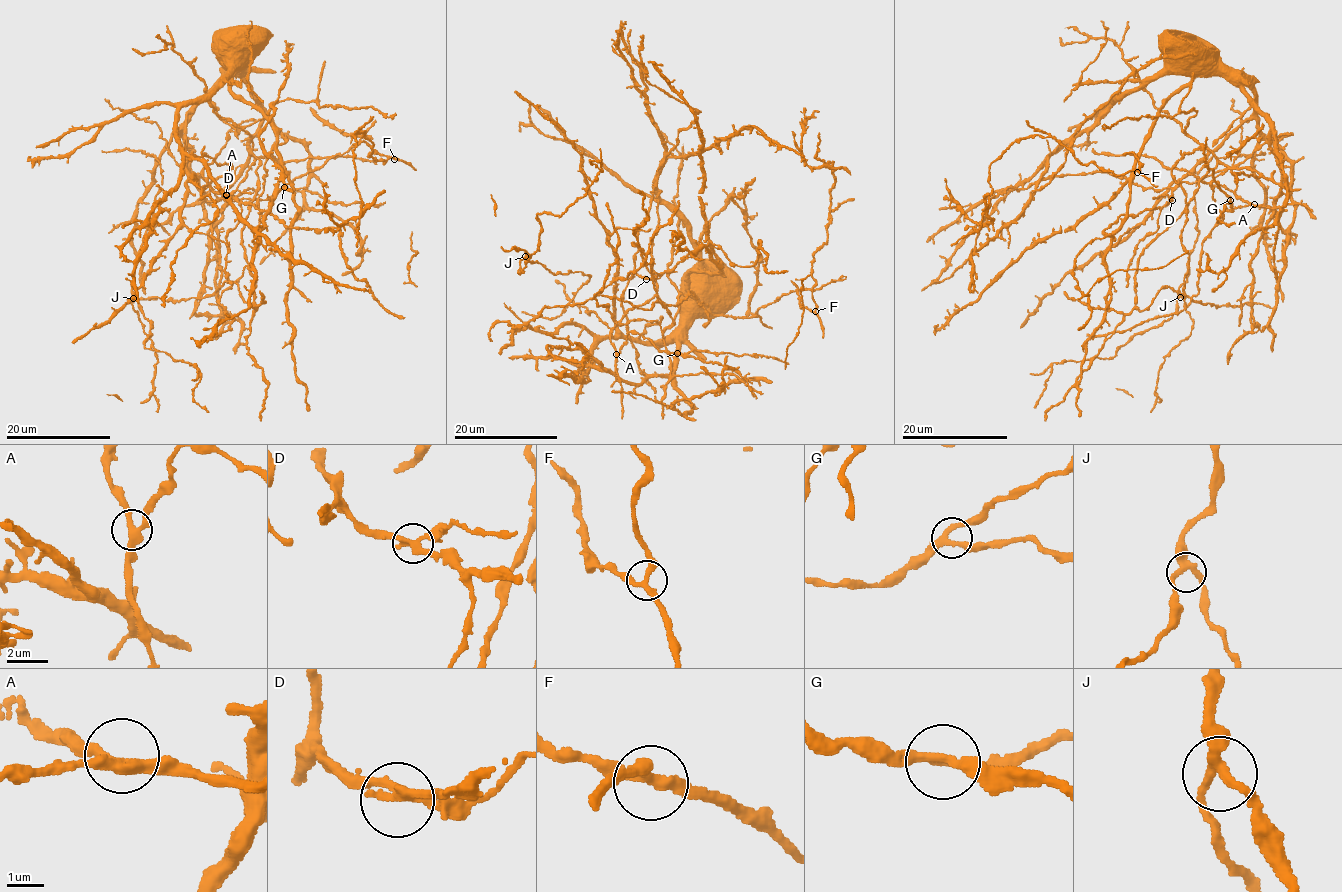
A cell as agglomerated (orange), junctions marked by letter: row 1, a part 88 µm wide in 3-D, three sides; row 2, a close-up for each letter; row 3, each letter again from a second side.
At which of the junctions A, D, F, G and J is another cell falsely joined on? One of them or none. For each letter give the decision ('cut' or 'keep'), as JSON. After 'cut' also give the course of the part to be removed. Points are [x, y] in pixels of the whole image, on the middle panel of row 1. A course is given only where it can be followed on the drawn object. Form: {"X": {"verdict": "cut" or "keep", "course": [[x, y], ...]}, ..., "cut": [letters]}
{"A": {"verdict": "keep"}, "D": {"verdict": "cut", "course": [[645, 279], [677, 272]]}, "F": {"verdict": "keep"}, "G": {"verdict": "keep"}, "J": {"verdict": "keep"}, "cut": ["D"]}

